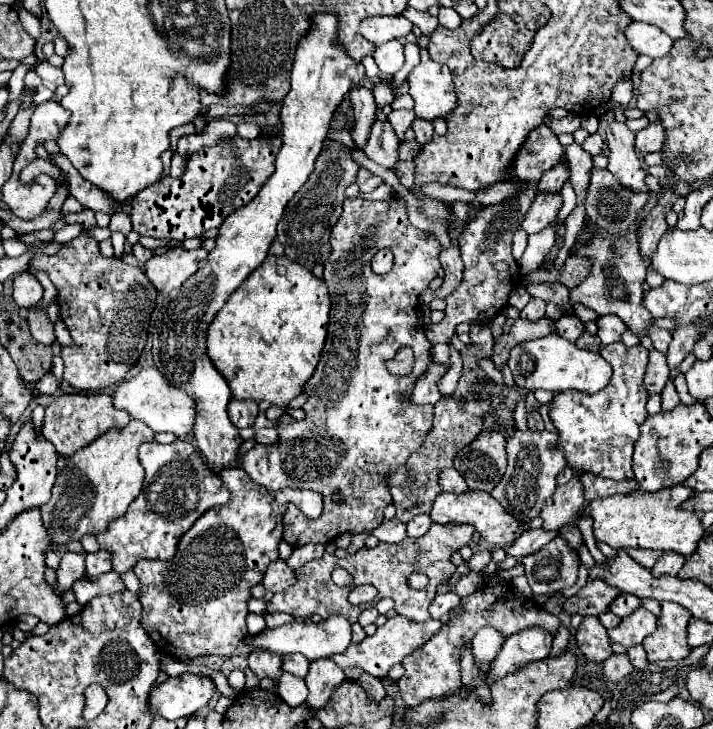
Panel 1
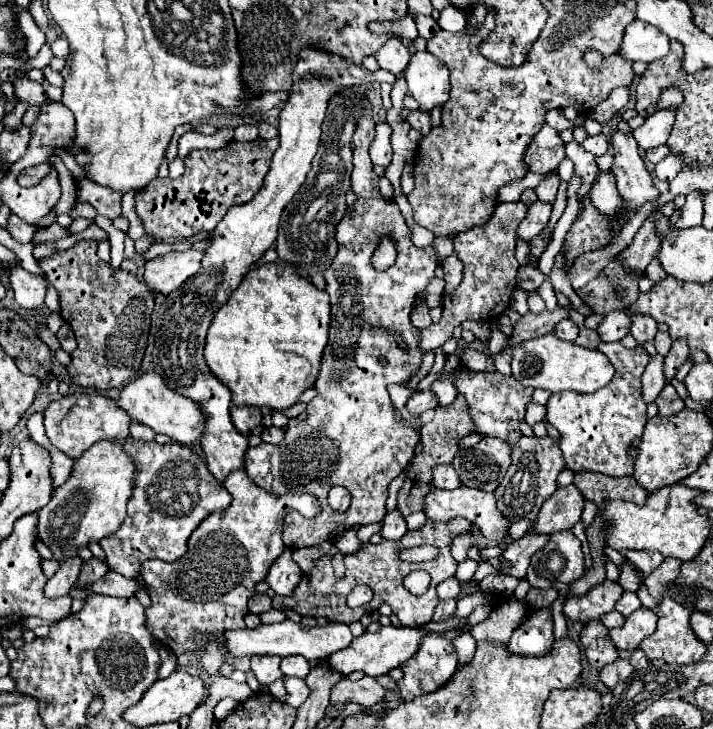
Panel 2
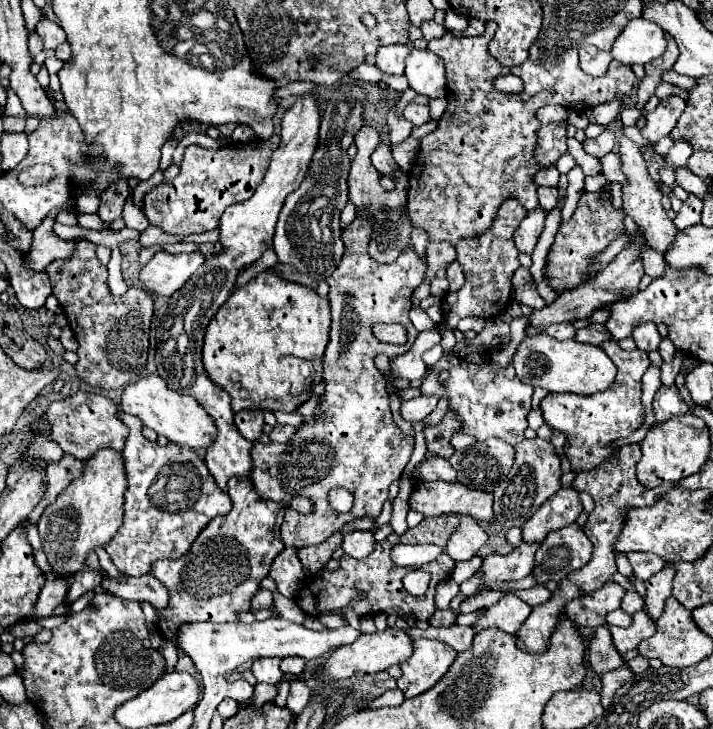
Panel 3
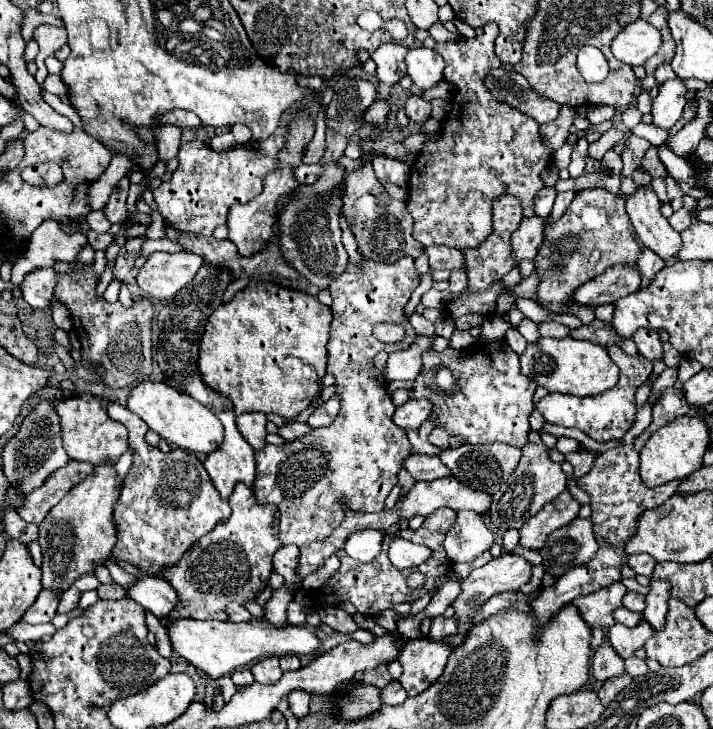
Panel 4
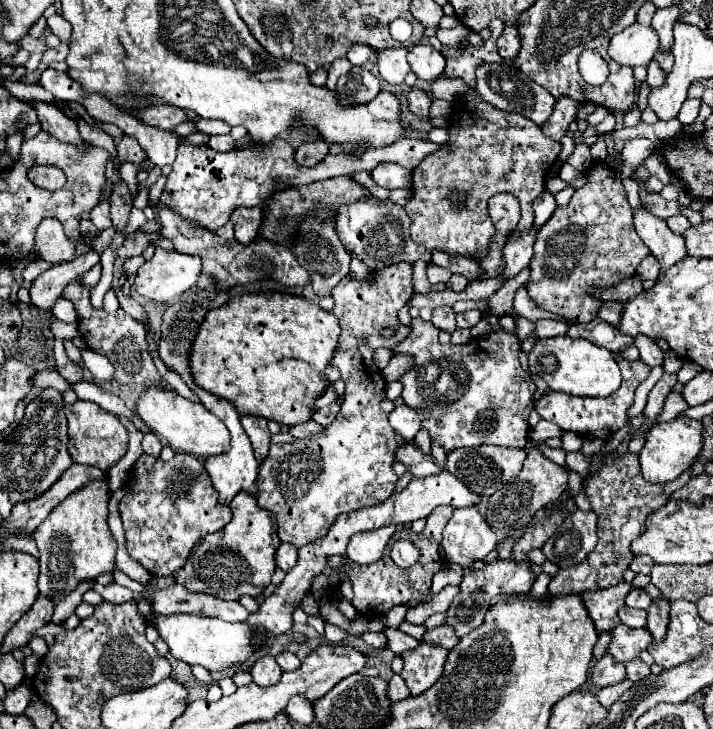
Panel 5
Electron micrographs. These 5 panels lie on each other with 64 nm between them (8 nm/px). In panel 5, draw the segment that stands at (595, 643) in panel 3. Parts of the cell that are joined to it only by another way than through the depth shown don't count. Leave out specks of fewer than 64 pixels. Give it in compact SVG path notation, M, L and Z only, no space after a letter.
M604 654L604 658L594 664L590 678L592 678L594 686L606 688L606 686L626 680L626 670L624 670L624 664L616 664L614 660L610 660L608 654Z

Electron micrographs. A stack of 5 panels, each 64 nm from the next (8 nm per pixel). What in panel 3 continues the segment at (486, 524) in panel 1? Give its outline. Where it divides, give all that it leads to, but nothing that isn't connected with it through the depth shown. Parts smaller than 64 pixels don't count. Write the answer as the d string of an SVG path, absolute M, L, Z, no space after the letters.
M420 482L412 492L408 506L424 516L438 516L446 512L454 514L472 514L480 522L490 522L492 512L492 494L464 488L458 482Z

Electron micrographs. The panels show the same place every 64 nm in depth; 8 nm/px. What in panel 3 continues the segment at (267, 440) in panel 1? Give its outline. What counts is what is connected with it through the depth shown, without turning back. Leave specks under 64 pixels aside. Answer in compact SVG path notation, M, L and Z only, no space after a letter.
M276 424L274 430L270 432L270 438L272 438L274 442L282 442L282 444L286 444L286 442L294 436L296 430L298 430L296 426L282 426L282 424Z

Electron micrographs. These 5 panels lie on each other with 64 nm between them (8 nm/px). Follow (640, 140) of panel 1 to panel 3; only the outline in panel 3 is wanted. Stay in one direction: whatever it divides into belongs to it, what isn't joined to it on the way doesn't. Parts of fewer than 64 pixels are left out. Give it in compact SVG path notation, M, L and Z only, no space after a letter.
M672 94L662 98L658 106L652 112L648 112L646 116L648 122L642 128L642 136L650 144L656 144L662 136L666 136L676 126L676 120L680 118L682 112L684 112L684 100L680 96Z

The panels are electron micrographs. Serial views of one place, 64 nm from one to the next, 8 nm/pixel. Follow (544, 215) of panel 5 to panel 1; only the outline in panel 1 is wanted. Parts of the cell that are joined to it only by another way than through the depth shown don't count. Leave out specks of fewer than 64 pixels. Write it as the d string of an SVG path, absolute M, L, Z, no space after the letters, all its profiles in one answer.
M558 164L556 168L544 172L544 176L538 180L538 194L556 194L560 192L562 184L568 180L566 164Z

